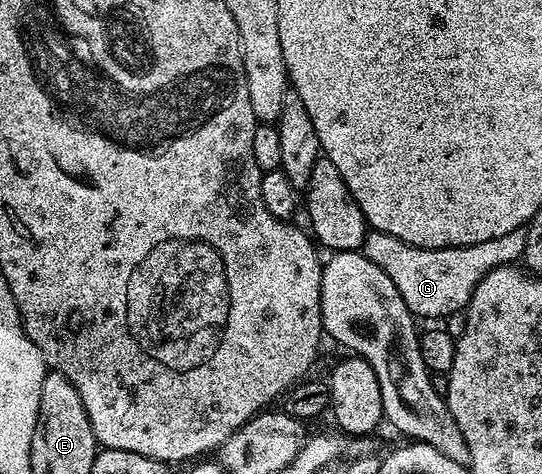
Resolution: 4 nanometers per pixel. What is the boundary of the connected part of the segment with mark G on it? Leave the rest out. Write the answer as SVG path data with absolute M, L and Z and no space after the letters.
M525 228L511 230L511 234L503 234L503 238L490 238L487 242L458 248L420 248L391 238L391 234L369 230L365 233L363 251L391 282L395 282L395 290L399 290L403 302L407 302L407 310L411 310L414 317L426 316L429 322L437 322L440 316L453 316L457 311L458 315L468 308L475 286L479 286L491 270L516 265L524 257L526 246Z

